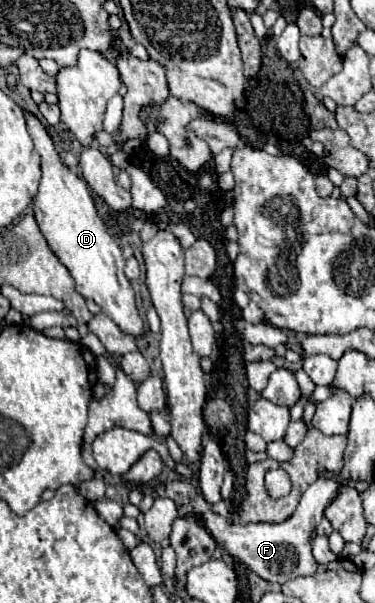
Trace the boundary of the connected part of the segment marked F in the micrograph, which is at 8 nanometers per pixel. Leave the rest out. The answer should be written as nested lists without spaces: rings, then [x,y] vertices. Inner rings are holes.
[[[177,477],[165,483],[131,483],[131,481],[123,481],[127,489],[137,489],[143,495],[151,495],[151,497],[169,497],[175,501],[179,515],[187,517],[187,515],[195,515],[203,527],[211,533],[211,537],[215,539],[215,543],[219,547],[223,547],[225,551],[231,553],[231,557],[239,563],[245,563],[251,571],[255,571],[259,577],[263,577],[265,581],[271,583],[285,583],[289,579],[301,577],[301,575],[311,575],[317,569],[317,561],[311,555],[311,541],[315,537],[315,527],[319,525],[319,521],[323,519],[323,509],[329,505],[329,499],[333,499],[333,495],[337,495],[337,487],[341,483],[333,481],[333,479],[317,479],[301,497],[297,511],[293,513],[291,519],[283,521],[283,523],[229,523],[225,521],[225,517],[217,515],[211,505],[203,499],[201,491],[197,489],[197,485],[193,485],[189,479],[185,477]]]

